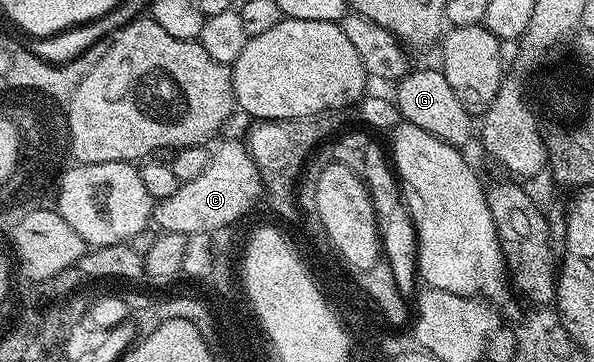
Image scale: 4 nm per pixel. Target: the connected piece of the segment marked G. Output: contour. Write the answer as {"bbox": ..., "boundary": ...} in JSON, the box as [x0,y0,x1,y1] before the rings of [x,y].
{"bbox":[395,69,475,149],"boundary":[[[440,69],[433,71],[410,70],[408,74],[396,80],[397,95],[395,94],[396,107],[400,118],[404,122],[415,125],[427,133],[431,133],[436,139],[449,143],[458,149],[464,148],[468,141],[469,134],[474,134],[475,127],[472,127],[471,116],[467,108],[455,97],[455,89],[447,85],[447,77]]]}

